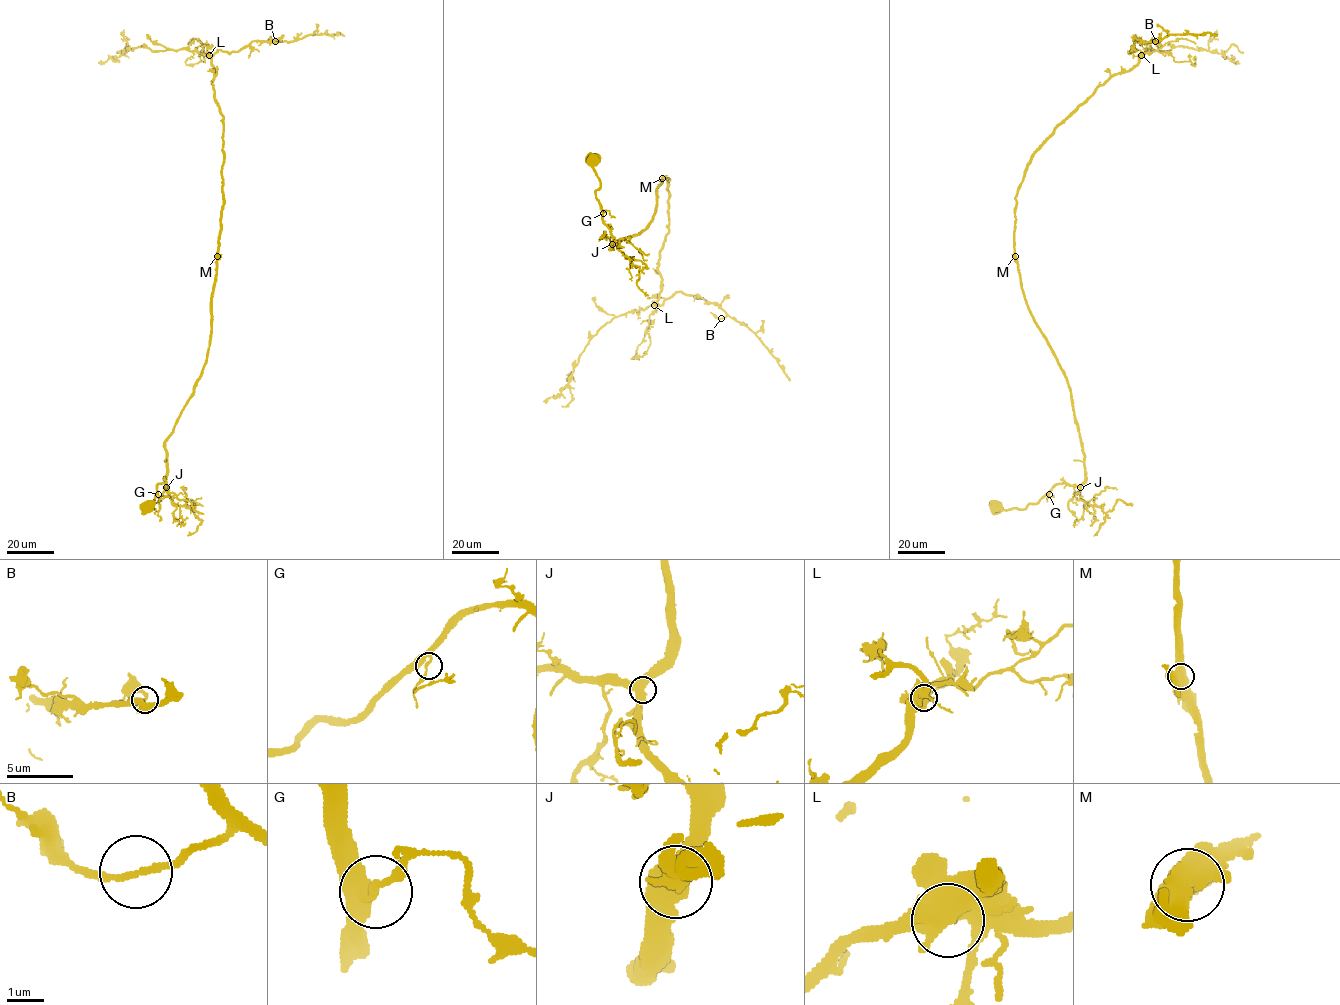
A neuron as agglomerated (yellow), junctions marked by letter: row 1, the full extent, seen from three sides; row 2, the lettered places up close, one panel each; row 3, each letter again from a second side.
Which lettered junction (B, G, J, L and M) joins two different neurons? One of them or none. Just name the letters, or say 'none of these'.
none of these

